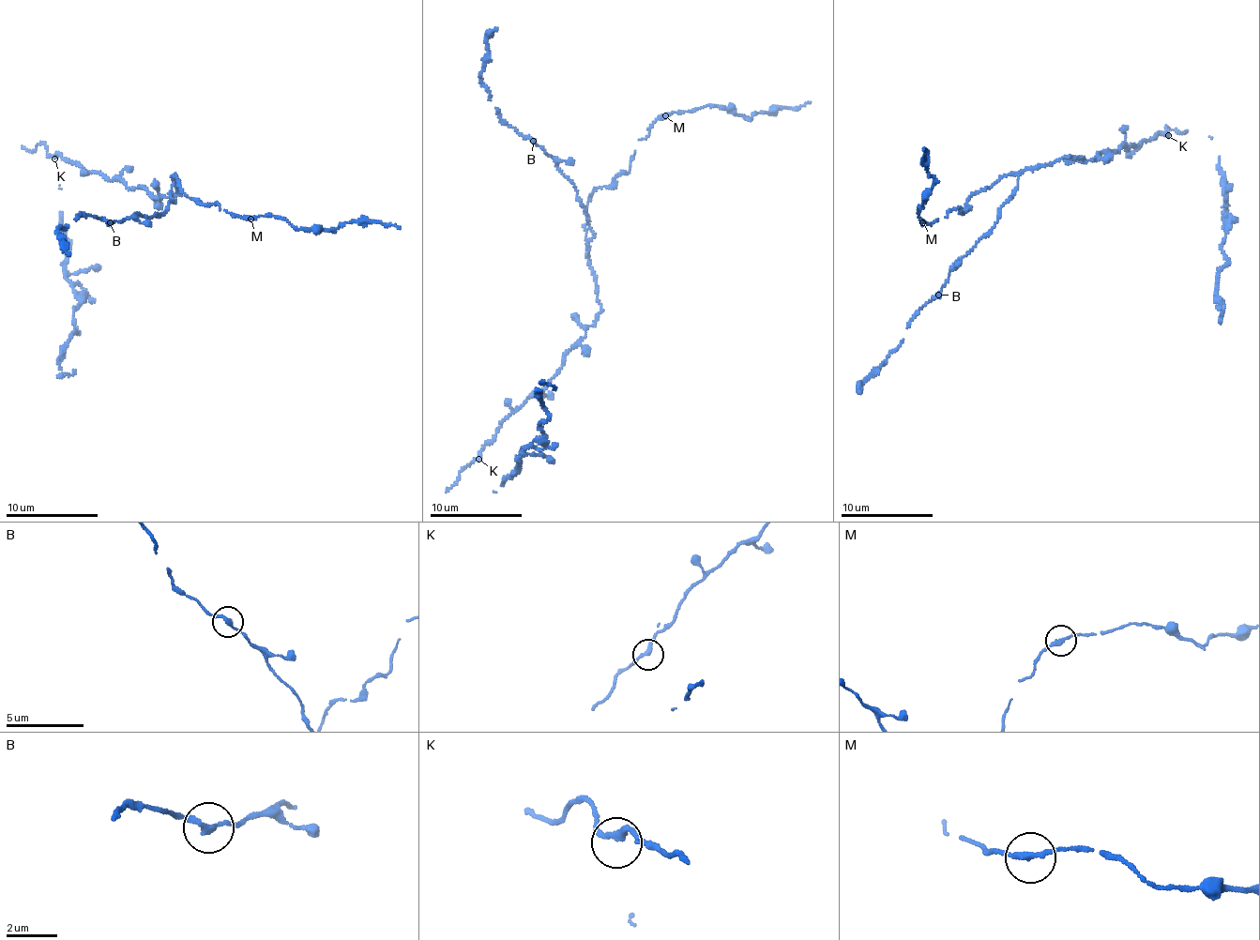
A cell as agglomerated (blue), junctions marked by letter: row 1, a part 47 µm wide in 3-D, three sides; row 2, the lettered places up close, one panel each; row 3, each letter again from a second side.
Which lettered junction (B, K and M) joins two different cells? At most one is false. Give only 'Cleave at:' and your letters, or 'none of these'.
Cleave at: none of these

